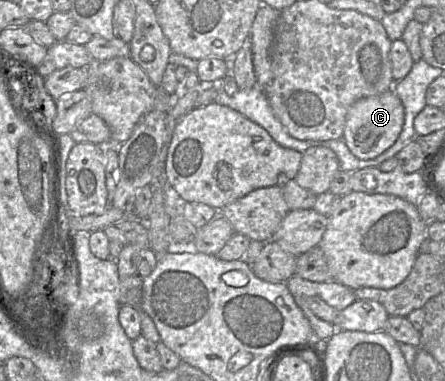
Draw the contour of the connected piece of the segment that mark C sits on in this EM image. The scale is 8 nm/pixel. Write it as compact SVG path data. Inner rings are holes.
M392 89L380 95L361 98L348 110L343 140L357 158L374 159L395 143L402 131L404 120L403 103Z

